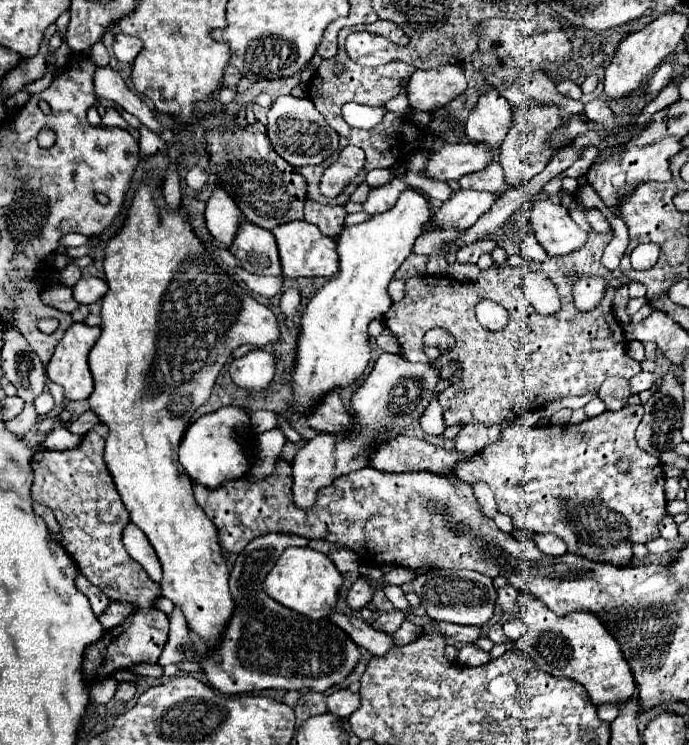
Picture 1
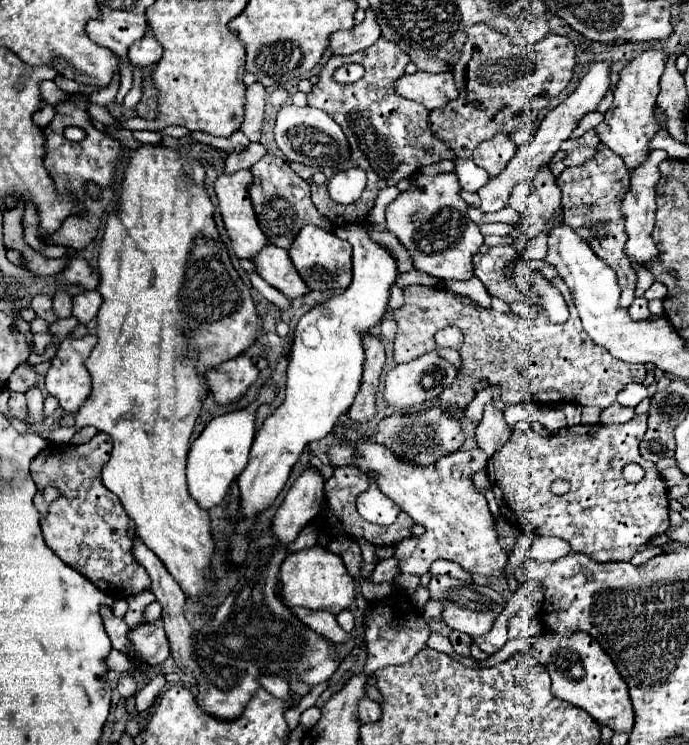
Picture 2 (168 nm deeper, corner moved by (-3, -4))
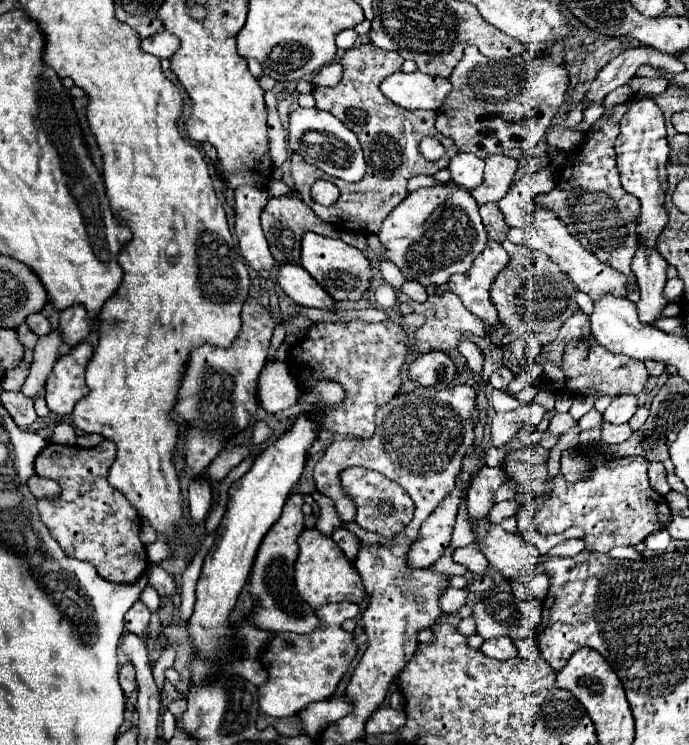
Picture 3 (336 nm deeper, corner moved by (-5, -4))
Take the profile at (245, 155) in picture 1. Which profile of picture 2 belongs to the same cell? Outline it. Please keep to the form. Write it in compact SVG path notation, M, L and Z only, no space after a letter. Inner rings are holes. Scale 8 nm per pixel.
M267 153L249 171L253 175L253 181L251 181L251 187L249 187L249 197L251 197L253 209L257 213L259 227L273 245L287 249L291 245L291 239L305 225L319 225L321 229L331 231L331 227L333 227L331 221L327 217L319 215L319 211L315 211L315 205L313 205L311 193L309 193L309 181L299 177L289 167L287 161L283 161L277 155Z

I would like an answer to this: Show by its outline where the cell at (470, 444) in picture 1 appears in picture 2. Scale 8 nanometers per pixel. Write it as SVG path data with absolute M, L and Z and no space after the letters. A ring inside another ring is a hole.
M485 405L485 413L483 419L477 425L475 431L475 439L477 445L487 451L489 455L493 455L495 451L499 451L507 441L509 441L509 431L505 425L503 415L499 415L499 411L495 411L491 405Z

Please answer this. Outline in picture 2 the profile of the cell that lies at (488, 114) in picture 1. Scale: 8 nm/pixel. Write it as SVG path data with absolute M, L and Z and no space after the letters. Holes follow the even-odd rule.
M495 133L491 139L481 141L475 151L473 151L473 161L487 169L491 177L499 175L499 171L503 171L503 167L507 167L507 163L511 161L511 157L515 155L517 145L511 141L509 133Z

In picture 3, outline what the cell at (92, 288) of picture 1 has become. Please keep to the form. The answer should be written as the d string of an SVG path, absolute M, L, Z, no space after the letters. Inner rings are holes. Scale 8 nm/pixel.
M73 305L61 313L59 319L59 331L63 337L63 343L75 347L89 335L89 317L87 311L81 305Z

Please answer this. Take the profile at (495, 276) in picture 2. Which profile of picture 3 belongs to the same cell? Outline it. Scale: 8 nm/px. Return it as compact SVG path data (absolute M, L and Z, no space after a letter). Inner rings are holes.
M507 239L501 245L511 259L491 287L491 303L497 307L499 319L505 327L505 337L499 347L505 349L509 343L525 337L527 333L555 339L563 321L569 319L579 307L575 301L577 285L551 259L547 259L547 255L533 251L527 245L515 245Z

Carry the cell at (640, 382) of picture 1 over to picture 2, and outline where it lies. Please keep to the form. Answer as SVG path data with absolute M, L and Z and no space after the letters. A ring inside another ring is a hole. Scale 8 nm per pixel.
M631 383L631 385L627 385L625 389L619 391L617 403L629 405L629 407L637 407L637 403L643 401L647 395L649 395L649 391L647 391L647 387L643 383Z

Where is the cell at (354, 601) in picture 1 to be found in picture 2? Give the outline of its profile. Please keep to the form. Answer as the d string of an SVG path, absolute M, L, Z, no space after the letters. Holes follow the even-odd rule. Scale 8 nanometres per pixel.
M383 559L377 563L377 567L373 569L373 573L367 577L367 581L371 583L383 583L383 581L393 581L399 575L399 569L395 567L395 559Z

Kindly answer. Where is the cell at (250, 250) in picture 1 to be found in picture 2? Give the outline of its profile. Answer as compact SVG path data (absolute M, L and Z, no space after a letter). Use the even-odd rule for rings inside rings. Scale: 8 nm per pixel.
M267 243L253 259L251 263L255 265L255 271L275 289L279 289L285 297L295 299L303 293L307 293L307 285L299 279L299 273L295 271L289 255L285 249Z

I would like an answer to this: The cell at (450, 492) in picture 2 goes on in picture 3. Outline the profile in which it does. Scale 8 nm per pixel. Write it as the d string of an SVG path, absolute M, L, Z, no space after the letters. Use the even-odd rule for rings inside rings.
M479 519L473 525L473 533L481 543L481 551L491 569L495 569L501 577L519 579L537 571L541 555L521 535L505 533L501 525L489 525L487 519Z

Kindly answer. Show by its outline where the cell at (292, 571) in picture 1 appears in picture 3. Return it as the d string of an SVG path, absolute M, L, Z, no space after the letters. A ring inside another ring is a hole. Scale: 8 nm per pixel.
M317 527L303 529L299 535L299 559L295 563L295 585L299 595L313 607L321 607L327 603L339 603L339 601L351 601L361 603L365 599L365 587L361 581L361 575L355 571L353 563L345 557L345 553L337 547L337 543L323 535Z

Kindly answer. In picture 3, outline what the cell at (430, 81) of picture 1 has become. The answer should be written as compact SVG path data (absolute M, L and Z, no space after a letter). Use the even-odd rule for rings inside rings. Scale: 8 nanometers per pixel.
M393 73L381 83L383 95L403 109L433 109L437 111L445 95L449 95L449 79L415 73Z

